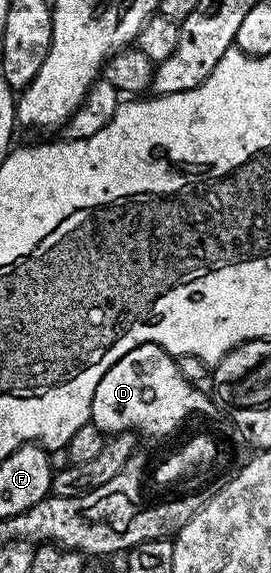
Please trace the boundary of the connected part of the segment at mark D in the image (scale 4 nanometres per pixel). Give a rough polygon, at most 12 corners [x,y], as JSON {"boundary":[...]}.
{"boundary":[[153,342],[98,380],[108,436],[174,433],[217,403]]}

